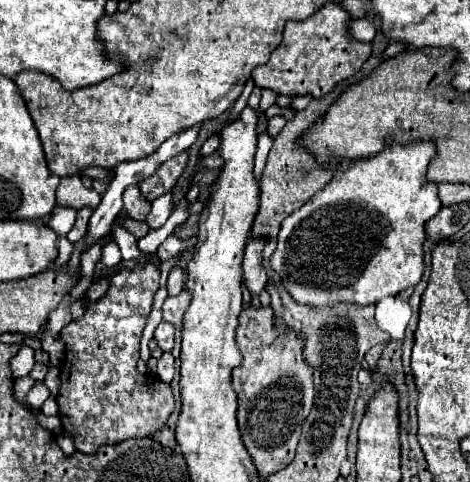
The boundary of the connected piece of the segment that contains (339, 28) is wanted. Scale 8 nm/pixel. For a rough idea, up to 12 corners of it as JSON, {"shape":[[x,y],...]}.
{"shape":[[326,2],[290,20],[252,72],[284,96],[326,96],[360,72],[370,42]]}

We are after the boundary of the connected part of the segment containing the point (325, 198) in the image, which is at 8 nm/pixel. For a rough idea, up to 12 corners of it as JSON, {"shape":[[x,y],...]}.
{"shape":[[388,138],[282,222],[272,270],[312,306],[416,286],[436,146]]}

